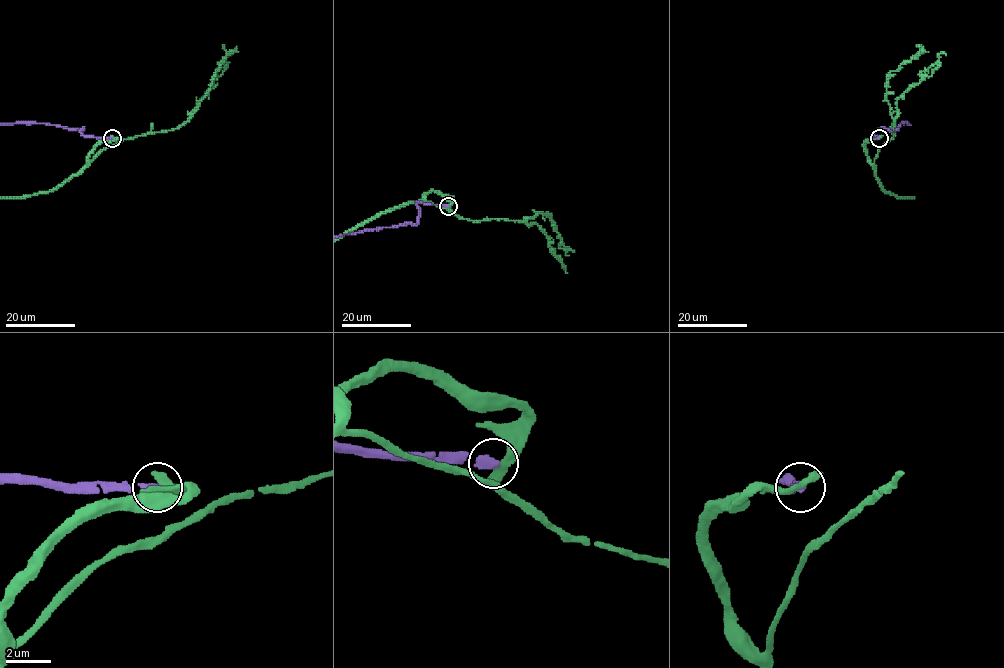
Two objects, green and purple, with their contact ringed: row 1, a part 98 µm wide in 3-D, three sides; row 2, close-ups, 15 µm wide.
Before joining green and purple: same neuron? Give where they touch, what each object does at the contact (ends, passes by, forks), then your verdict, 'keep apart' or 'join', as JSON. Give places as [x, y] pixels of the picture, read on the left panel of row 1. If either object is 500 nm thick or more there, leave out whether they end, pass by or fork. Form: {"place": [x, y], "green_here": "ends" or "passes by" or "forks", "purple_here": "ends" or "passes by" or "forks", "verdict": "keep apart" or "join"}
{"place": [112, 138], "green_here": "ends", "purple_here": "ends", "verdict": "keep apart"}

